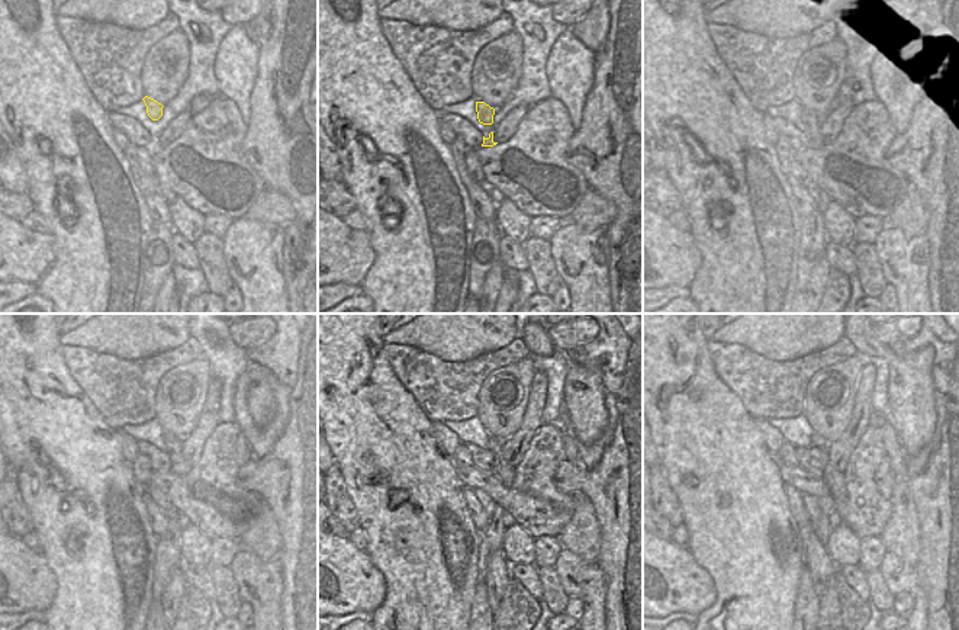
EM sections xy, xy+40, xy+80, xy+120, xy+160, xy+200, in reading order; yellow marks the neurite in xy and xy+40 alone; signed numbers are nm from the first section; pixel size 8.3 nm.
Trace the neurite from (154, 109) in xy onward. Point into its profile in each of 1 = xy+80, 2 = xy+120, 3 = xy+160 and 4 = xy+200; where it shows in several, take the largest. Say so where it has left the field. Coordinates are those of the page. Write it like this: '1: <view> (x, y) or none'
1: xy+80 (810, 118)
2: xy+120 (173, 446)
3: xy+160 (505, 472)
4: xy+200 (834, 481)

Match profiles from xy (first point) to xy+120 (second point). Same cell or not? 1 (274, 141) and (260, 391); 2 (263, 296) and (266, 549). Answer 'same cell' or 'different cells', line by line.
1: different cells
2: different cells

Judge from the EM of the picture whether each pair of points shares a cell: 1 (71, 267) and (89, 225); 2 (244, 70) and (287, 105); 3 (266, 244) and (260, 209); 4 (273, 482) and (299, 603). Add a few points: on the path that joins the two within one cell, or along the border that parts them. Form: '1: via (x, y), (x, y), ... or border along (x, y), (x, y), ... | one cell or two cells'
1: via (81, 257), (89, 250), (89, 235) | one cell
2: border along (260, 47), (256, 83), (250, 96), (250, 112) | two cells
3: border along (244, 217), (283, 227) | two cells
4: via (296, 513), (299, 516), (299, 572) | one cell

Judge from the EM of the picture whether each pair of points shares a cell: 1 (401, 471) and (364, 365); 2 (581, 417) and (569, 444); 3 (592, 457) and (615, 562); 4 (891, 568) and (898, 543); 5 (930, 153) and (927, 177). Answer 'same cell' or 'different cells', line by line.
1: same cell
2: different cells
3: different cells
4: different cells
5: same cell

